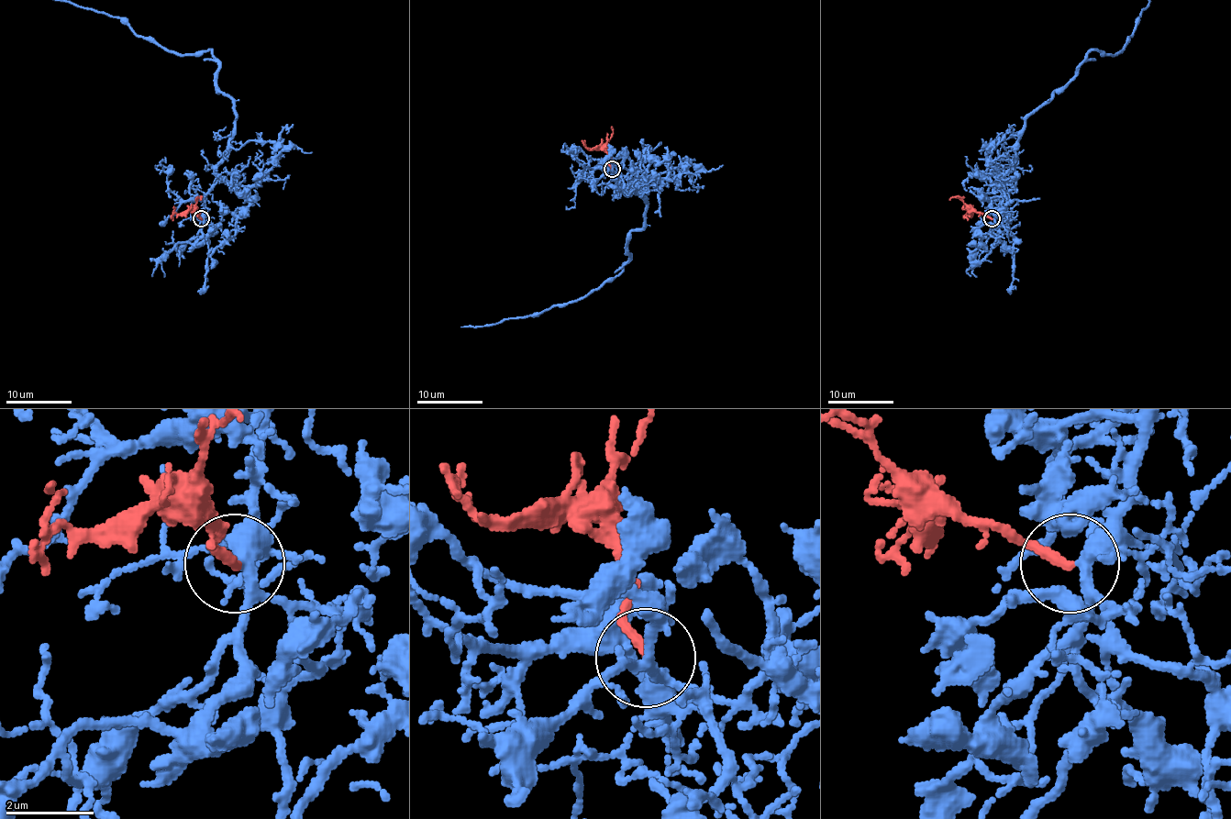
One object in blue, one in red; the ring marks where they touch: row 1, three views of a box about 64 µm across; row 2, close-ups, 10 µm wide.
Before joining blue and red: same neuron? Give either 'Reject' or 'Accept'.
Accept

